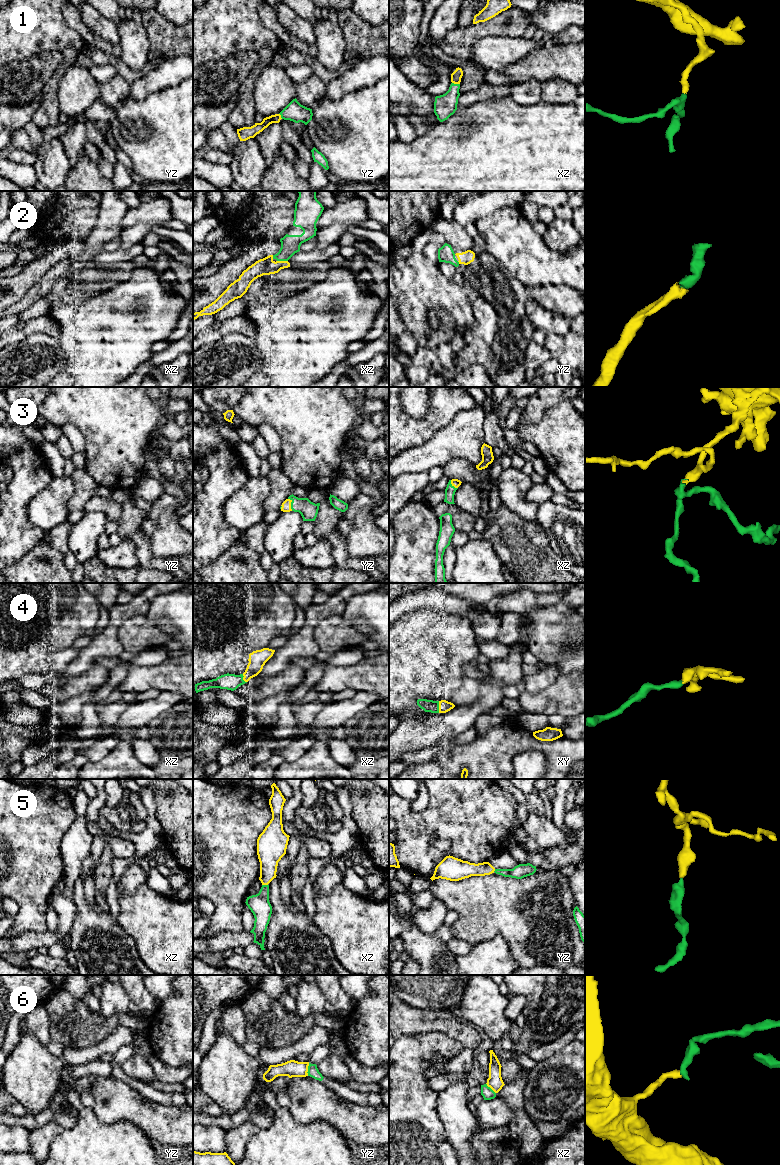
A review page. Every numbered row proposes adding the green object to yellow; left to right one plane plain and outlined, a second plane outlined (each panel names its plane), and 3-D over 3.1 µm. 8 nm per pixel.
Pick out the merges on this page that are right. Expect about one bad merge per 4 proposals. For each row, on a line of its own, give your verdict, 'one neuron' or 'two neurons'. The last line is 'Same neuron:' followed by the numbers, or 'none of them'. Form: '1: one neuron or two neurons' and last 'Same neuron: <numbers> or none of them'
1: one neuron
2: one neuron
3: one neuron
4: one neuron
5: one neuron
6: two neurons
Same neuron: 1, 2, 3, 4, 5

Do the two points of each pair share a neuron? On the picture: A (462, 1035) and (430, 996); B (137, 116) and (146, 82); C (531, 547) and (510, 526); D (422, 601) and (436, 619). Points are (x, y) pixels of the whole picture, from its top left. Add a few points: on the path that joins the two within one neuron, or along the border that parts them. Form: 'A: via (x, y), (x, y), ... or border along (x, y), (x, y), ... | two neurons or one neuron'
A: border along (416, 1008), (446, 1009), (449, 1011) | two neurons
B: border along (163, 88), (141, 99), (123, 101) | two neurons
C: via (526, 542), (515, 531) | one neuron
D: border along (450, 612), (437, 609), (418, 609), (405, 614) | two neurons

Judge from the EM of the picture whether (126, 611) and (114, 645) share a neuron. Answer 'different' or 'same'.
same

